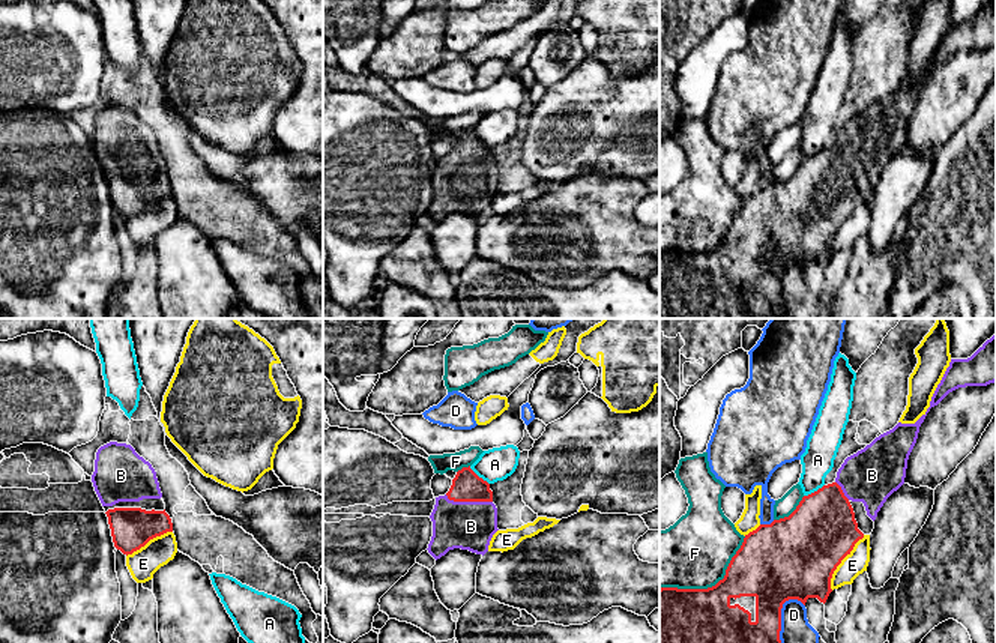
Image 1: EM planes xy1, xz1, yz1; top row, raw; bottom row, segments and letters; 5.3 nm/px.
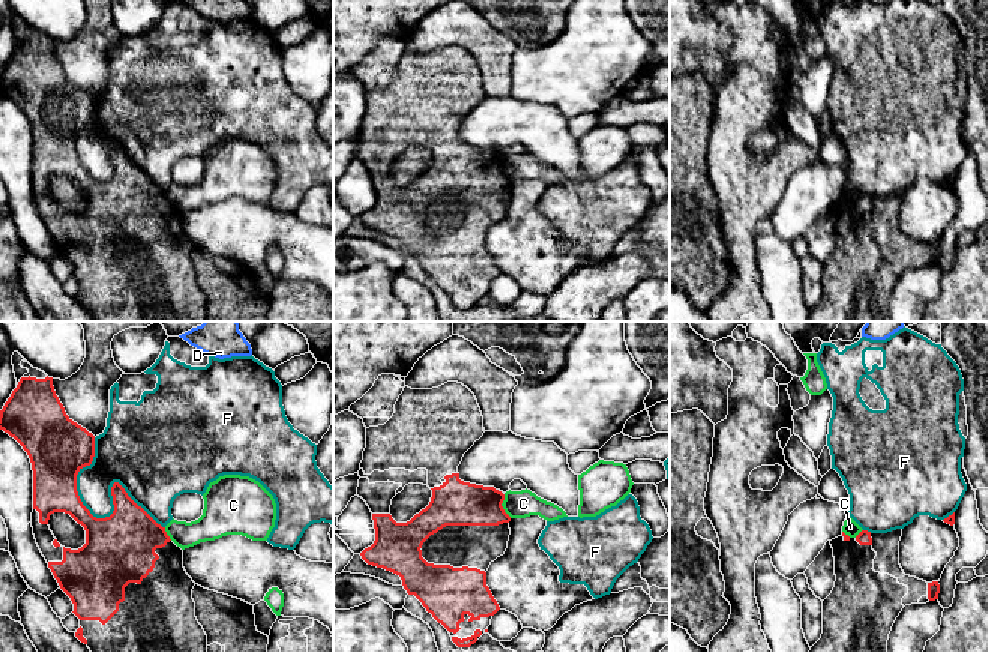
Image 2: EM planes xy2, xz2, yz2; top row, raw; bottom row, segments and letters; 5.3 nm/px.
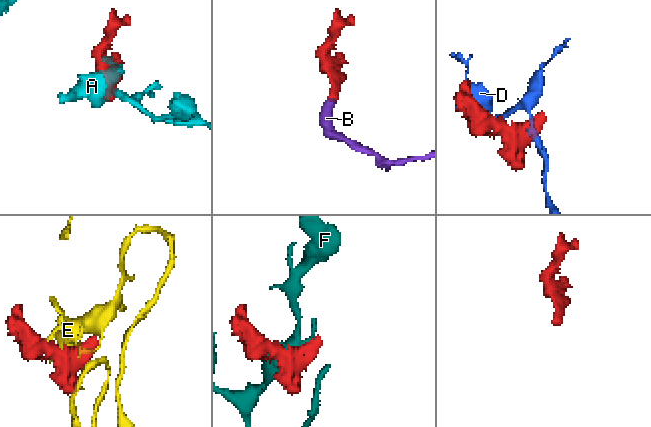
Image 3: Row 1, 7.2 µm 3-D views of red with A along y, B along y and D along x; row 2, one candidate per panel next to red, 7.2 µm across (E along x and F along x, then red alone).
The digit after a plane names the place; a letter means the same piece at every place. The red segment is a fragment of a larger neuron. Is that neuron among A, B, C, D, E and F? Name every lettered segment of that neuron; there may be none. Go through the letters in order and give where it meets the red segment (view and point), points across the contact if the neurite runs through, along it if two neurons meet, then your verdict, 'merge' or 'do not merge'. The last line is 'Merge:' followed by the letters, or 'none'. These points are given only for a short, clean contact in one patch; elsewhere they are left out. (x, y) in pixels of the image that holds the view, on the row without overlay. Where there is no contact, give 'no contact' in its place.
A: contact xz1 (478, 140); do not merge
B: contact xz1 (469, 164); way xz1 (466, 149), (469, 164), (470, 190); merge
C: contact xz2 (502, 170); border xz2 (503, 158), (502, 169), (511, 181); do not merge
D: contact yz1 (780, 286); do not merge
E: contact yz1 (840, 226); do not merge
F: contact xy2 (102, 182); do not merge
Merge: B

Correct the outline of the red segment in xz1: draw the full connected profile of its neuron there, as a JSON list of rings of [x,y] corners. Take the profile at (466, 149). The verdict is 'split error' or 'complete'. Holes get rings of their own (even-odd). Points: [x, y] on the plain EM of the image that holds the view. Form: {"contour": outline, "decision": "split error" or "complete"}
{"contour": [[[470,129],[457,135],[445,159],[436,161],[430,182],[433,200],[427,213],[436,224],[454,212],[484,219],[499,194],[490,147]]], "decision": "split error"}

